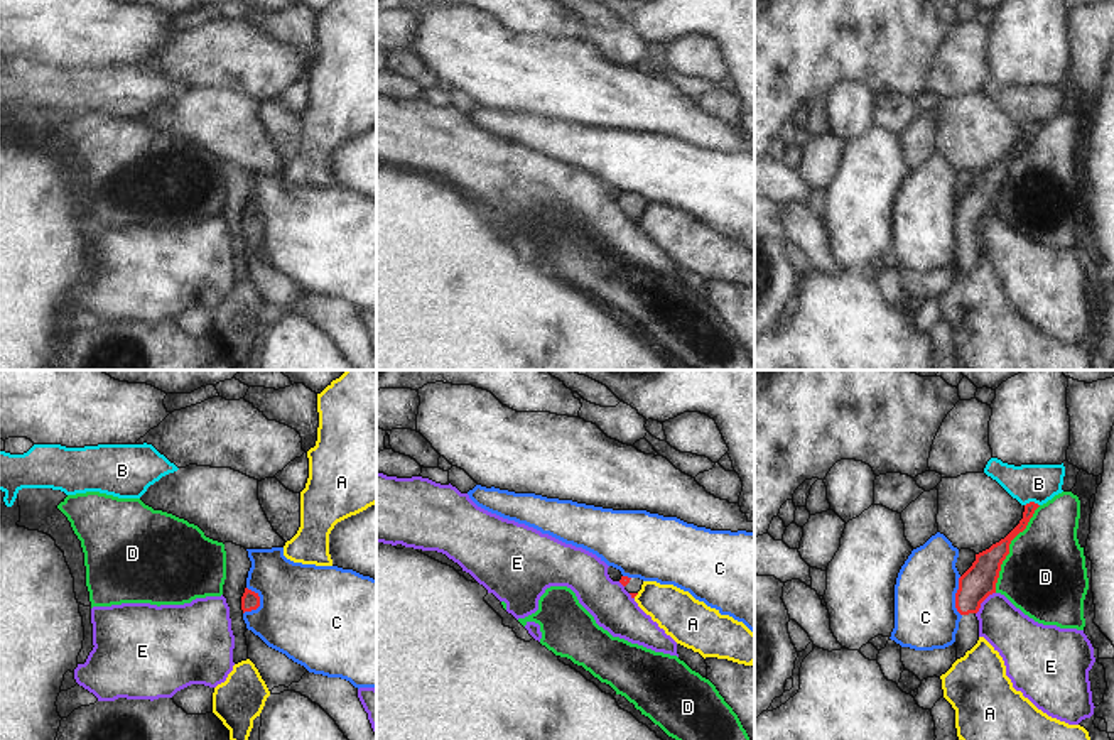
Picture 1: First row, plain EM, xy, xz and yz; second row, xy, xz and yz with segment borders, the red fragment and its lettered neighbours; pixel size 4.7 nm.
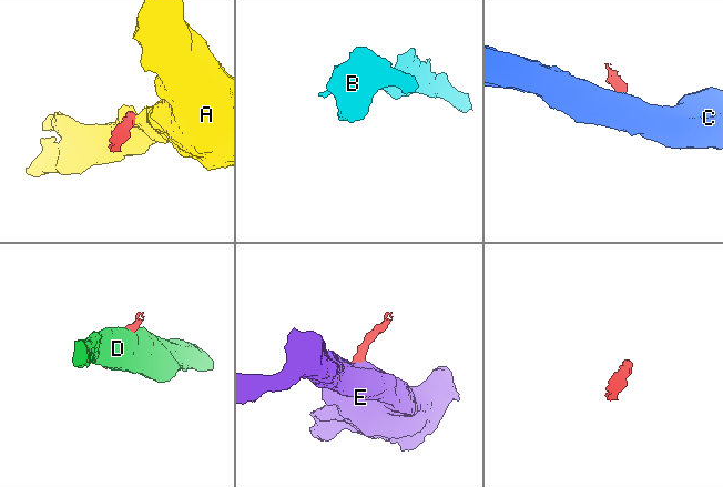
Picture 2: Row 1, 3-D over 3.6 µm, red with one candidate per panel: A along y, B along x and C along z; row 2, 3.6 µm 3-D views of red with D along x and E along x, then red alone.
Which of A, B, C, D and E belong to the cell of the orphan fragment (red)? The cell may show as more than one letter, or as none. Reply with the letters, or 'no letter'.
no letter

